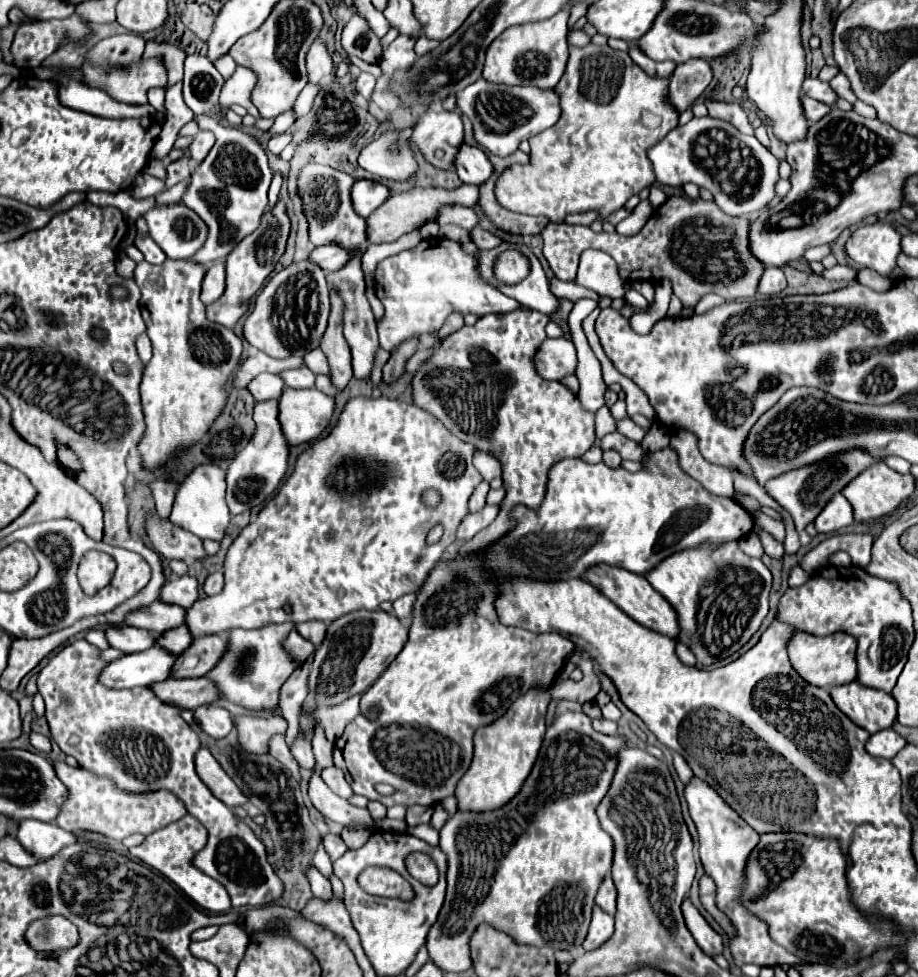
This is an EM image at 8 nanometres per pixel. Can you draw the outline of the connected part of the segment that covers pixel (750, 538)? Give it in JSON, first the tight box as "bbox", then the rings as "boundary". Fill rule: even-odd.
{"bbox":[739,533,764,559],"boundary":[[[750,533],[740,539],[739,547],[749,557],[757,557],[757,559],[759,559],[764,555],[764,550],[760,539],[754,533]]]}

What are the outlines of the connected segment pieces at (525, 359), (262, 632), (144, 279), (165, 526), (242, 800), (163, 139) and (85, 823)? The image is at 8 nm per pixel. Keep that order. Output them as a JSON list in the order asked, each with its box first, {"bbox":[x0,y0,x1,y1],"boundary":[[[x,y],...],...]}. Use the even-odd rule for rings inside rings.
[{"bbox":[413,307,595,555],"boundary":[[[519,307],[507,315],[485,315],[471,327],[461,327],[443,339],[437,353],[427,365],[423,365],[413,377],[413,401],[433,417],[437,417],[455,437],[475,445],[477,451],[495,455],[503,469],[505,497],[499,507],[497,519],[481,531],[471,541],[463,543],[461,555],[481,555],[485,549],[493,547],[511,529],[513,521],[509,517],[515,505],[525,505],[527,509],[537,509],[547,493],[547,473],[549,469],[567,457],[581,457],[595,443],[595,413],[587,413],[575,393],[571,393],[559,381],[545,381],[535,371],[533,359],[541,343],[547,339],[545,325],[549,317],[545,313]]]},{"bbox":[207,622,297,711],"boundary":[[[292,622],[267,625],[263,629],[233,629],[229,633],[229,651],[219,665],[207,673],[207,679],[215,681],[223,693],[223,699],[241,705],[251,711],[279,709],[279,689],[287,677],[297,669],[291,657],[283,649],[283,639],[295,627]]]},{"bbox":[135,259,241,471],"boundary":[[[167,259],[163,265],[141,261],[135,269],[135,281],[141,289],[141,313],[153,343],[153,357],[141,383],[147,429],[137,447],[141,467],[147,471],[165,467],[203,439],[227,405],[229,381],[241,361],[241,339],[233,329],[213,323],[205,315],[205,305],[199,299],[203,277],[205,267],[193,261]]]},{"bbox":[147,513,207,561],"boundary":[[[157,513],[147,521],[147,533],[151,537],[153,549],[165,559],[181,559],[181,561],[201,561],[207,557],[203,549],[203,541],[193,533],[187,533],[173,525],[171,521],[161,521]]]},{"bbox":[195,747,247,807],"boundary":[[[201,747],[195,755],[197,775],[205,781],[205,785],[211,789],[211,793],[221,799],[227,807],[245,805],[247,797],[241,793],[241,789],[231,781],[231,777],[221,769],[221,765],[215,761],[215,757],[209,753],[209,749]]]},{"bbox":[151,83,193,159],"boundary":[[[181,83],[167,89],[167,93],[165,93],[165,115],[167,115],[167,121],[161,129],[161,135],[157,137],[157,141],[153,145],[153,153],[151,153],[153,159],[167,157],[167,153],[171,151],[171,147],[179,135],[179,129],[187,121],[193,119],[191,109],[181,99]]]},{"bbox":[53,761,187,841],"boundary":[[[53,761],[57,777],[68,789],[68,796],[62,805],[59,819],[55,819],[55,825],[59,825],[65,831],[97,831],[111,839],[123,841],[125,837],[133,833],[149,835],[155,829],[161,829],[177,819],[181,819],[187,809],[183,803],[177,801],[177,797],[171,791],[151,791],[151,793],[127,793],[127,805],[123,805],[123,791],[105,777],[95,777],[95,773],[79,766],[69,766],[65,762]],[[95,781],[107,781],[111,789],[103,793],[103,783]],[[91,815],[91,819],[87,819]]]}]

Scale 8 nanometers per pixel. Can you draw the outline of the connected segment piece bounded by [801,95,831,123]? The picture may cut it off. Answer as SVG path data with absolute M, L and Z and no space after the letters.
M801 97L801 101L803 101L803 109L805 109L805 117L811 121L811 123L815 123L815 121L819 121L819 119L823 119L829 111L831 111L831 107L829 105L823 105L823 103L819 103L819 101L815 101L815 99L809 99L809 97Z

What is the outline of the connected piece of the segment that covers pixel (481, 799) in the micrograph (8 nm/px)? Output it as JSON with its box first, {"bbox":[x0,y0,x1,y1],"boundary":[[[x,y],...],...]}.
{"bbox":[455,687,551,811],"boundary":[[[549,687],[529,689],[523,697],[515,701],[515,705],[511,705],[511,709],[507,709],[503,717],[475,731],[473,763],[469,771],[461,777],[455,791],[459,799],[459,809],[473,811],[497,809],[519,793],[523,781],[531,773],[531,767],[537,759],[545,735],[545,713],[549,703],[551,703]]]}

